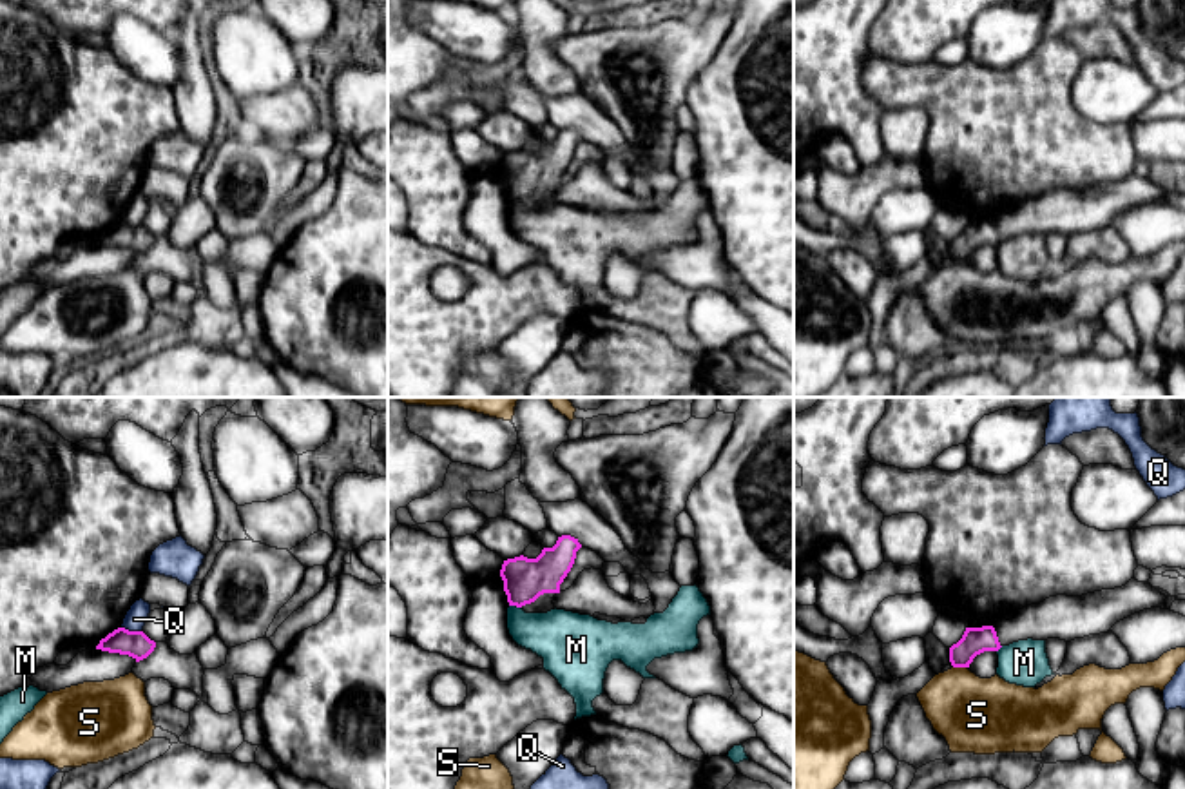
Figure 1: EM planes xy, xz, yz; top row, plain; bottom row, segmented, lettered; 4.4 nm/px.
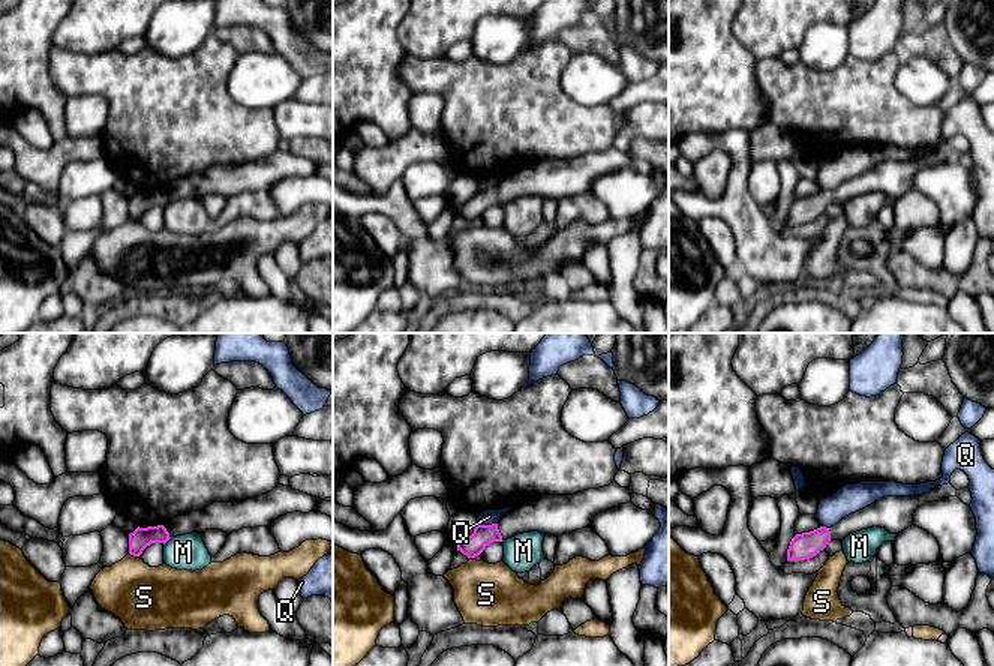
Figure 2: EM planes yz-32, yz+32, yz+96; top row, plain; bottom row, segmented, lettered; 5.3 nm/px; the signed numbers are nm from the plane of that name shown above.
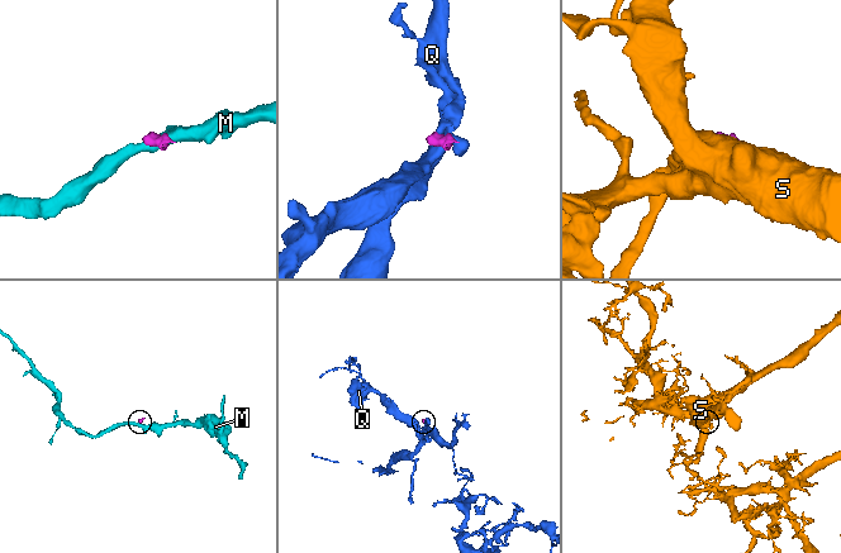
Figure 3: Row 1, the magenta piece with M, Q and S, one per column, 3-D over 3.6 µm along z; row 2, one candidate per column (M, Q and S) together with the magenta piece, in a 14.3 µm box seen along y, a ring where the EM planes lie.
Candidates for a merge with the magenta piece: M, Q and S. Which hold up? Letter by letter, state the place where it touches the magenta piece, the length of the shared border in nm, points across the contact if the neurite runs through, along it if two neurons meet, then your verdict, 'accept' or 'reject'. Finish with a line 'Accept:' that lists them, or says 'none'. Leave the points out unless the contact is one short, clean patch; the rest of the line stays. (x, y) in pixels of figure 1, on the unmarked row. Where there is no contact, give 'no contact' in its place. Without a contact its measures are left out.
M: contact xz (515, 198); length 60 nm; border xz (510, 198), (520, 202); reject
Q: contact xy (131, 225); length 90 nm; border xy (122, 220), (140, 225); reject
S: contact yz (961, 260); length 60 nm; border yz (953, 260), (966, 262); reject
Accept: none

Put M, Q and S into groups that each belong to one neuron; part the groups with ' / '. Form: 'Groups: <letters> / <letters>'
Groups: M / Q / S

